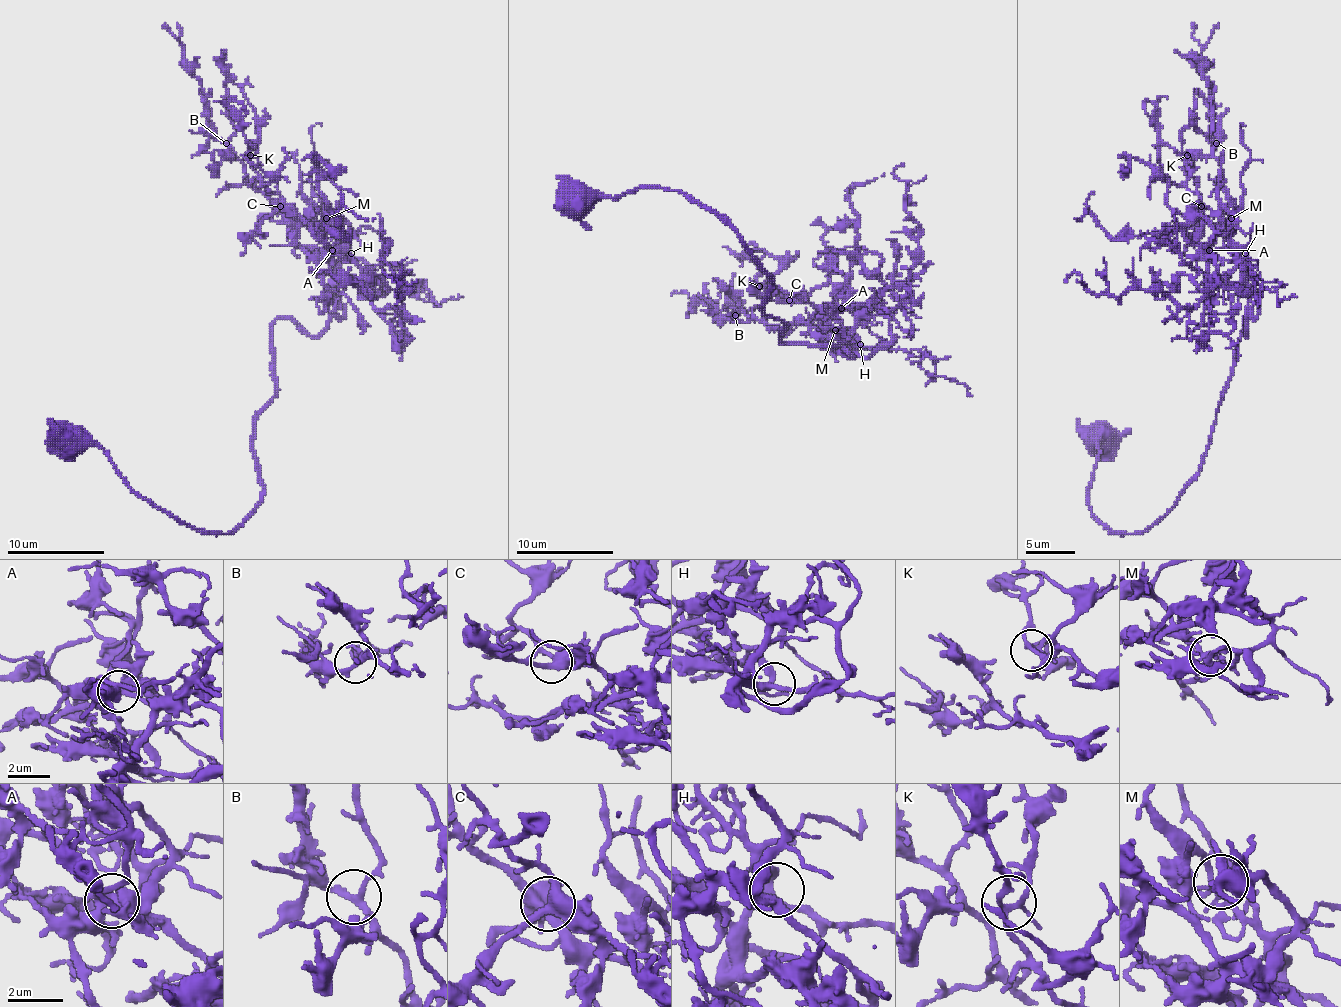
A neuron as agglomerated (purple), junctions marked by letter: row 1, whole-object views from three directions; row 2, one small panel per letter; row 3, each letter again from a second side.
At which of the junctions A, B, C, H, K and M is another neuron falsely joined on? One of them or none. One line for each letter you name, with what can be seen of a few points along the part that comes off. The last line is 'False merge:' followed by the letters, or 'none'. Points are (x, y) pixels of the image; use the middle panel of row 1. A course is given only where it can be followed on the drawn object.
False merge: none

